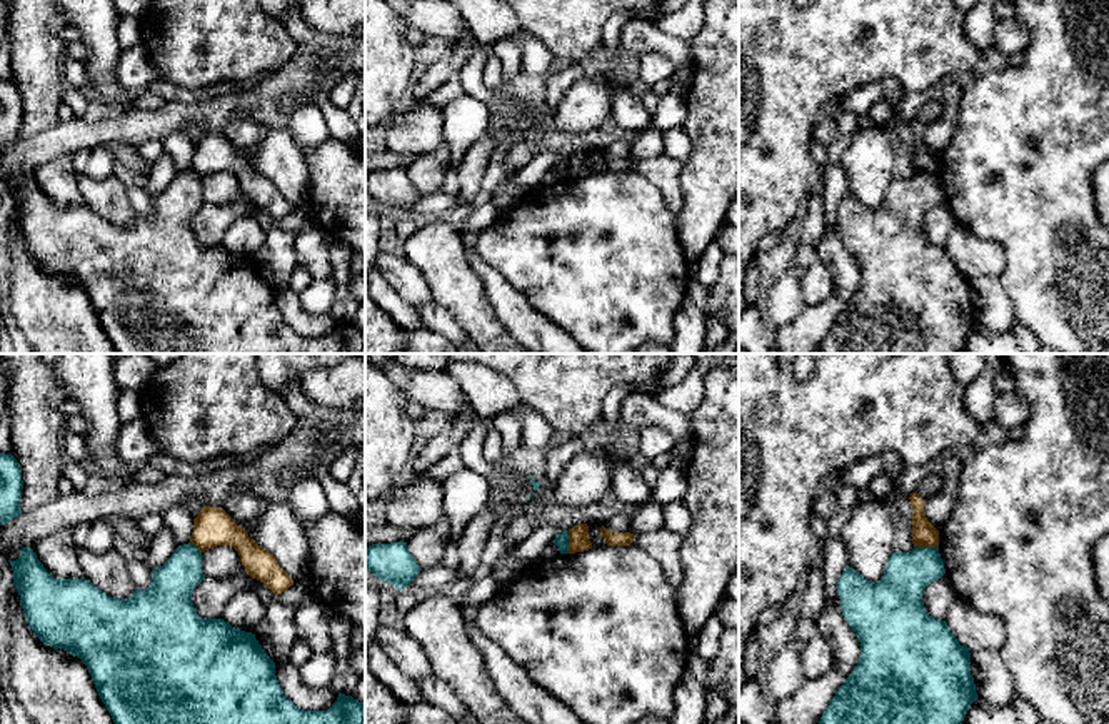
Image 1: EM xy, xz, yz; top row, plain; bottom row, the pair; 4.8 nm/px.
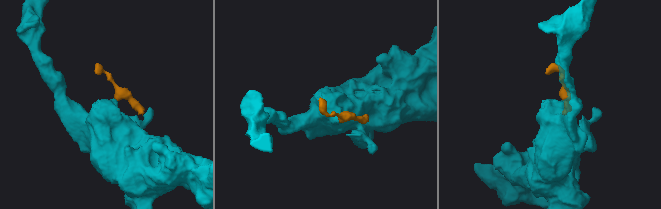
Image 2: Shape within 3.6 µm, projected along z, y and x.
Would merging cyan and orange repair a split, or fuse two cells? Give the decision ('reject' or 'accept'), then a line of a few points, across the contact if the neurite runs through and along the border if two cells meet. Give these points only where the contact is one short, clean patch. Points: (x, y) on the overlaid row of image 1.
reject; line yz (914, 546), (938, 548)

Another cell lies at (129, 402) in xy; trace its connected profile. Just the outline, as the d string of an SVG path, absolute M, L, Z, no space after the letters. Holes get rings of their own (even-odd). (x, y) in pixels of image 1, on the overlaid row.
M122 390L118 397L118 415L122 422L142 417L138 392Z

